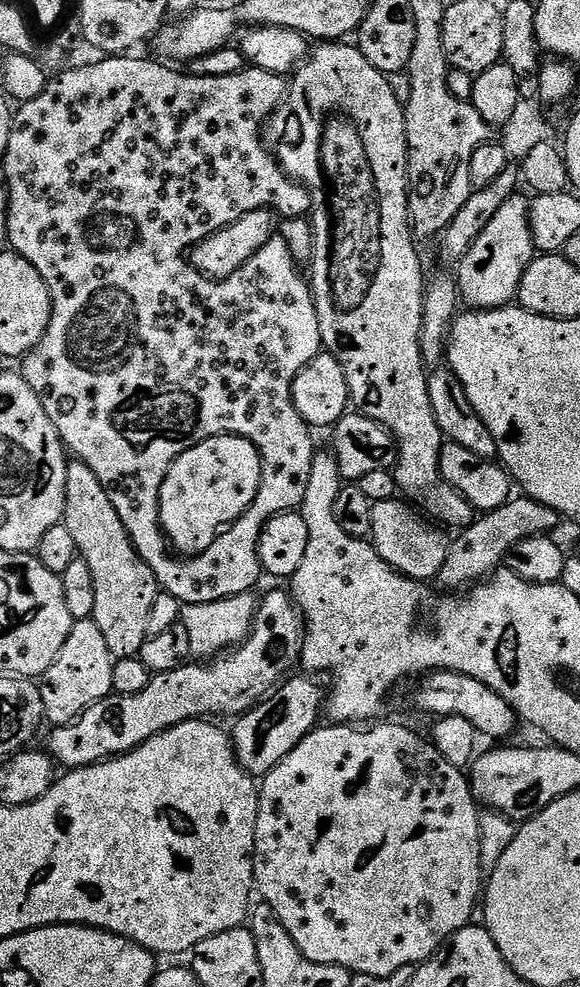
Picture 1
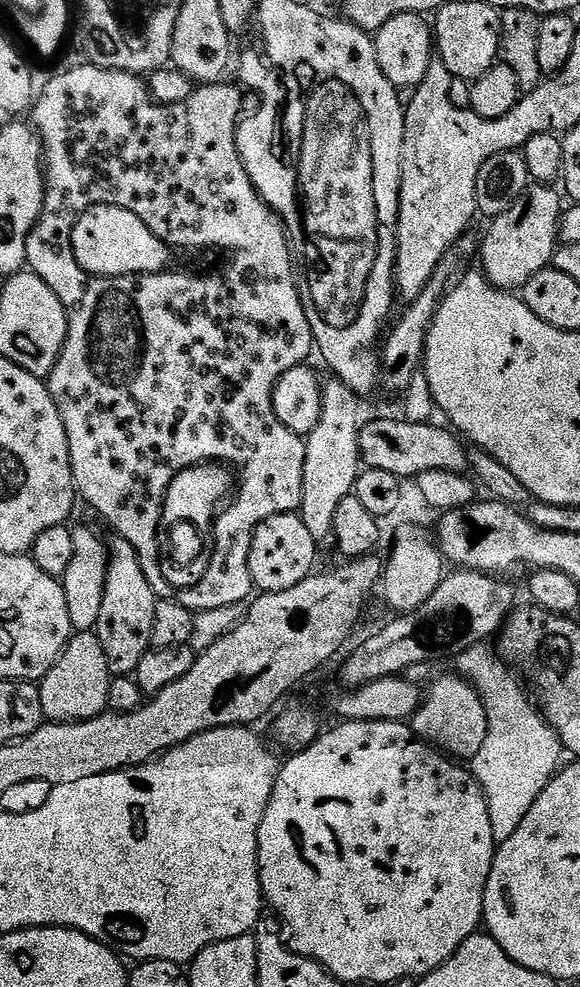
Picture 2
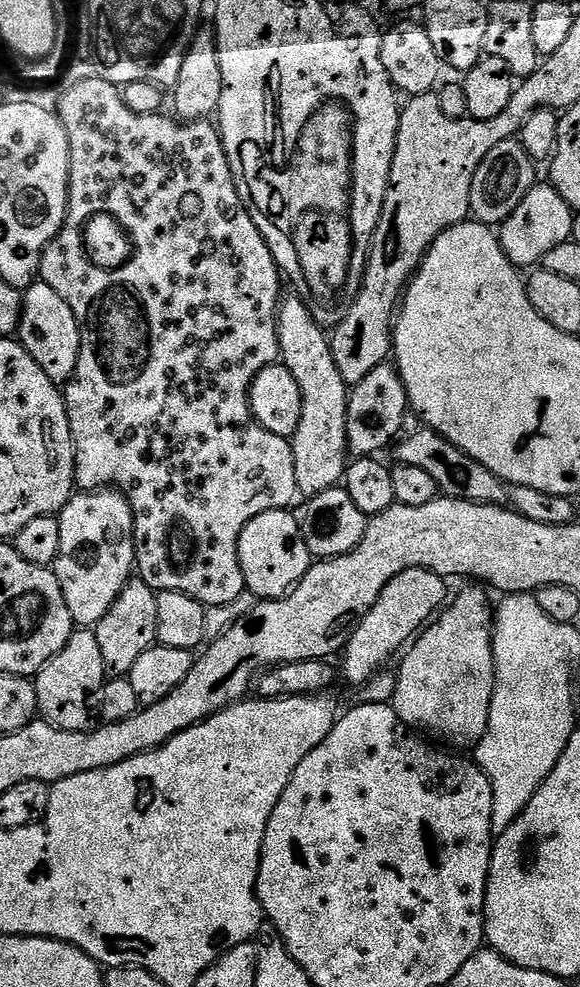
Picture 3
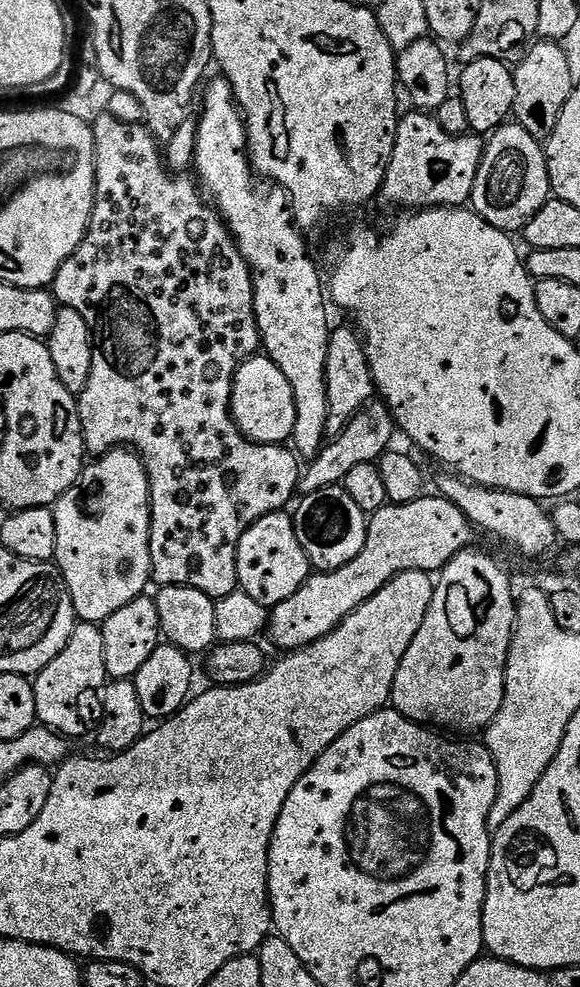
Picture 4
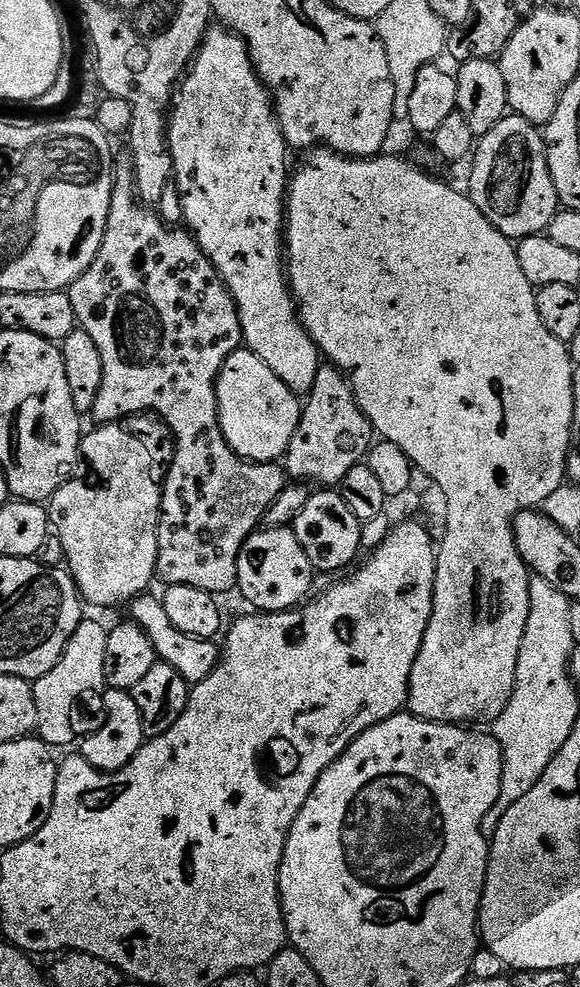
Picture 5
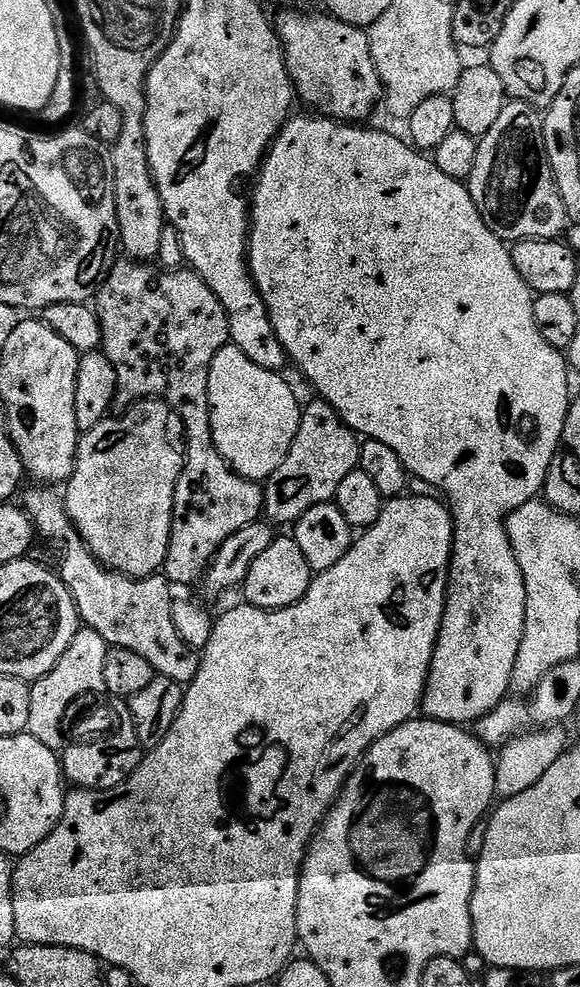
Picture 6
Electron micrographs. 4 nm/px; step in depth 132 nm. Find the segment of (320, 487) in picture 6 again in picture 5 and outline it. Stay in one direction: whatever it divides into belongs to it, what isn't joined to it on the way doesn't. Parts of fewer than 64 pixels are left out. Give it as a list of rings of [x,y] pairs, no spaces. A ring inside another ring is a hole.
[[[321,363],[318,378],[314,378],[314,386],[306,393],[300,409],[300,421],[294,438],[290,438],[290,446],[286,457],[286,472],[293,481],[307,482],[312,486],[338,486],[354,470],[354,466],[367,457],[369,448],[374,443],[372,424],[362,414],[358,402],[354,398],[354,390],[348,377],[339,372],[330,363]]]

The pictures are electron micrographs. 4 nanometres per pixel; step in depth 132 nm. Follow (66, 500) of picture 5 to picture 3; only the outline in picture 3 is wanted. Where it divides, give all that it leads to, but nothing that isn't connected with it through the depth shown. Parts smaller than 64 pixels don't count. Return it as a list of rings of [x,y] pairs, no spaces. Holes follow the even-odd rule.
[[[115,490],[80,492],[73,495],[58,513],[58,538],[60,549],[54,565],[58,586],[62,586],[62,598],[70,609],[72,623],[76,626],[94,626],[108,613],[110,606],[122,594],[122,590],[133,579],[136,567],[136,527],[130,510],[130,502]]]

